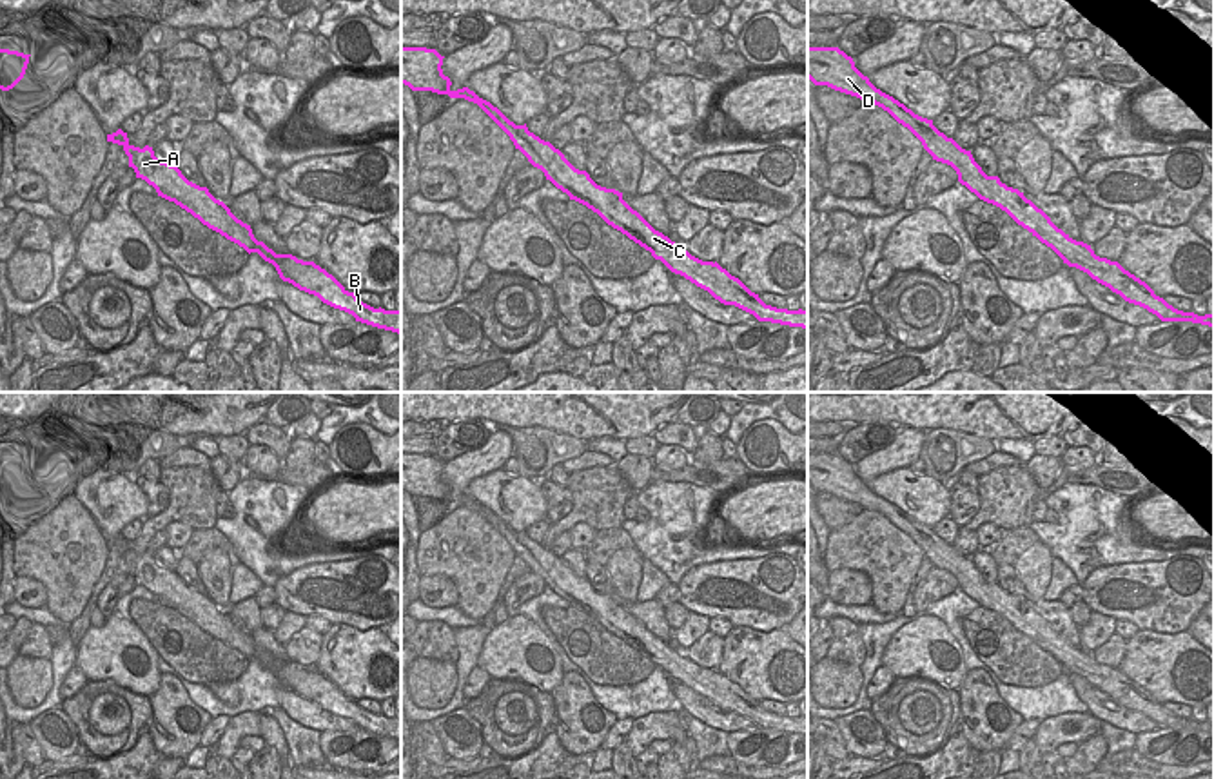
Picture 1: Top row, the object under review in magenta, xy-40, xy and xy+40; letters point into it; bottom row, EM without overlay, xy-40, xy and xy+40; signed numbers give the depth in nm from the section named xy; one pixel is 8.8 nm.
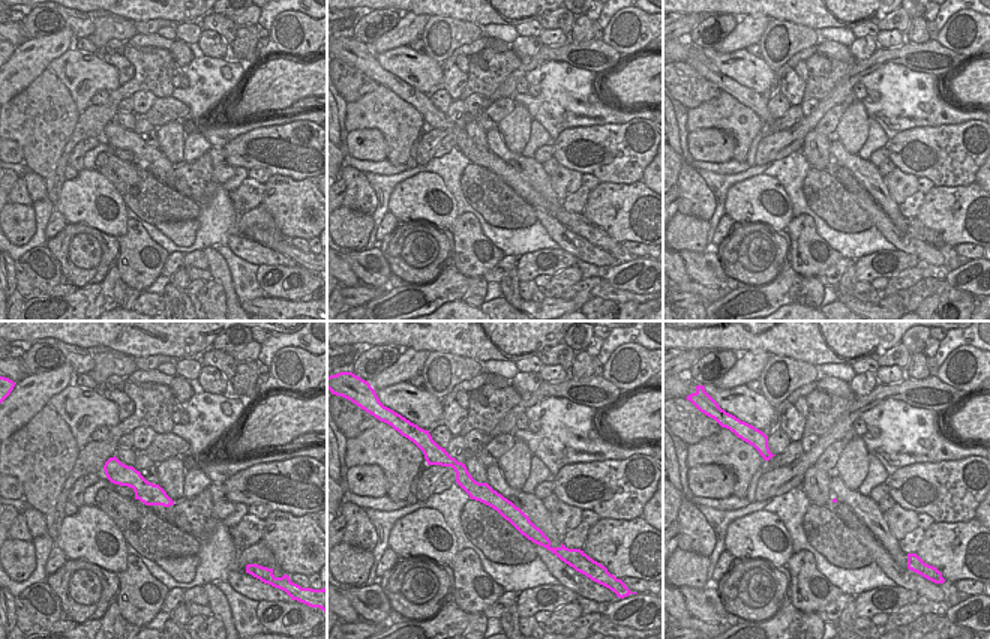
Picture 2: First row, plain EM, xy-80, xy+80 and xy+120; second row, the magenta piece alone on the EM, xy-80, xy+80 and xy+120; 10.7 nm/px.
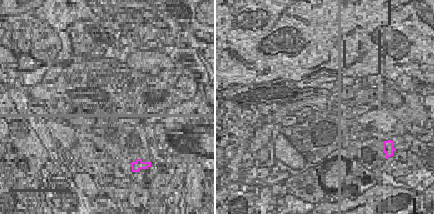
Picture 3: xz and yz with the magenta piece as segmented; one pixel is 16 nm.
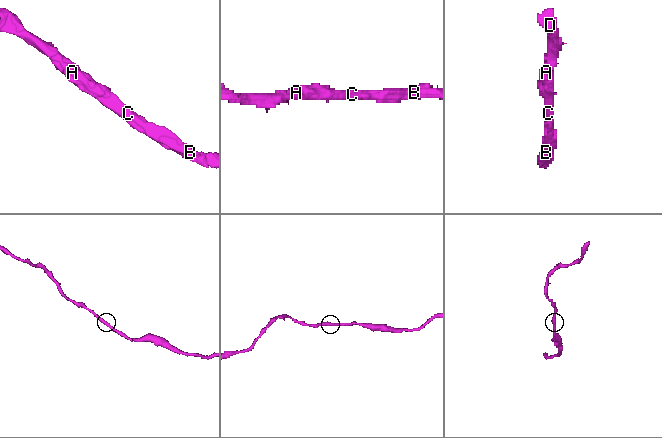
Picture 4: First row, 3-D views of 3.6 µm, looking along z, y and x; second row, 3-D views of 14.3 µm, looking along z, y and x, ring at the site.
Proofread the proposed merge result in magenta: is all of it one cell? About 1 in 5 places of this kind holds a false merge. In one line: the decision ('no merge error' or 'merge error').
no merge error

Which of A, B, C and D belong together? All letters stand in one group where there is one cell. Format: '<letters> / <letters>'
A B C D

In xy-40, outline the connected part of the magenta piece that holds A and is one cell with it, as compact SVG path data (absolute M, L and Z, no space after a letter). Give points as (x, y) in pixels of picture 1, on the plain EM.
M122 536L107 541L107 548L123 554L129 563L129 574L134 576L136 585L152 592L158 603L174 608L209 636L243 654L249 661L258 659L276 674L283 688L318 703L334 715L352 721L356 728L401 741L401 717L374 715L359 708L354 699L348 699L332 681L314 668L303 668L292 661L276 661L263 648L258 648L250 632L238 626L207 594L189 588L176 572L160 568L152 554L145 552L140 556L131 552L127 539Z

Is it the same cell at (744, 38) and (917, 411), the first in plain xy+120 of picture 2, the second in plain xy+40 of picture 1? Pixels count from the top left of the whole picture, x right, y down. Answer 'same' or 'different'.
different

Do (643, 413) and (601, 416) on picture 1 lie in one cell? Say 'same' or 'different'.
same

